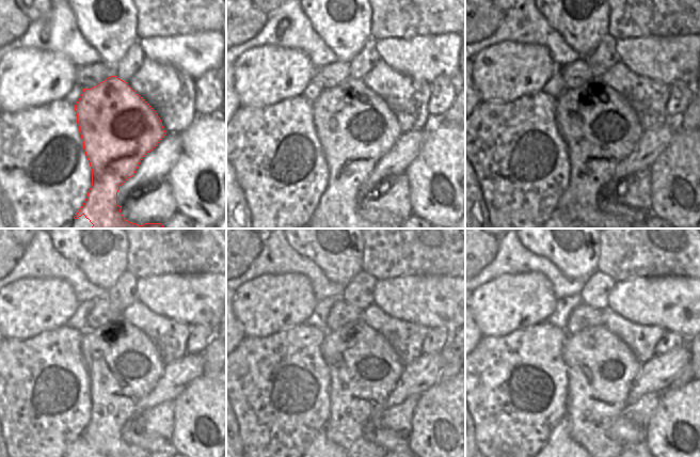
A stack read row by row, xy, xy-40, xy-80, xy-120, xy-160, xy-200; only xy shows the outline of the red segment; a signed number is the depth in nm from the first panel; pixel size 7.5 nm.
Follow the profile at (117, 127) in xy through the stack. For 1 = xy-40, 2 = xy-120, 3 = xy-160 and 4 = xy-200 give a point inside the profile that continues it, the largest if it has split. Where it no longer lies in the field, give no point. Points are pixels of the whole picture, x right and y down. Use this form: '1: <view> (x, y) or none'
1: xy-40 (355, 127)
2: xy-120 (124, 365)
3: xy-160 (364, 368)
4: xy-200 (602, 369)

